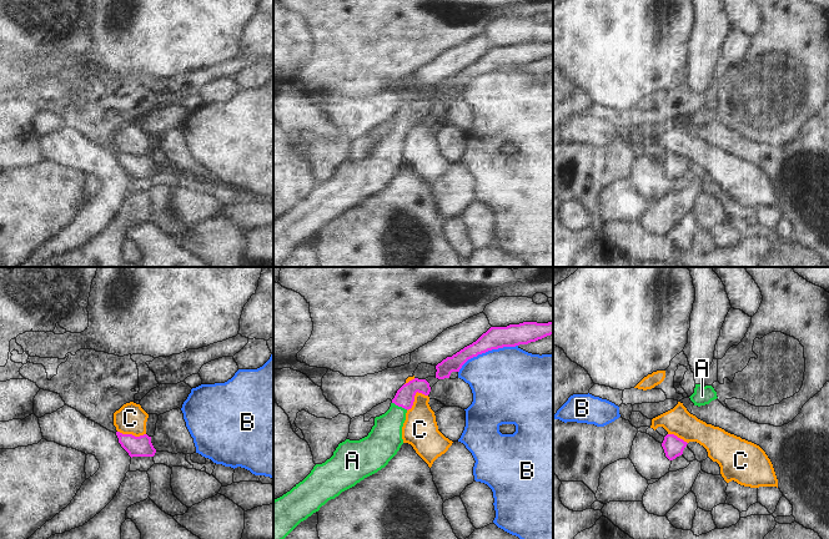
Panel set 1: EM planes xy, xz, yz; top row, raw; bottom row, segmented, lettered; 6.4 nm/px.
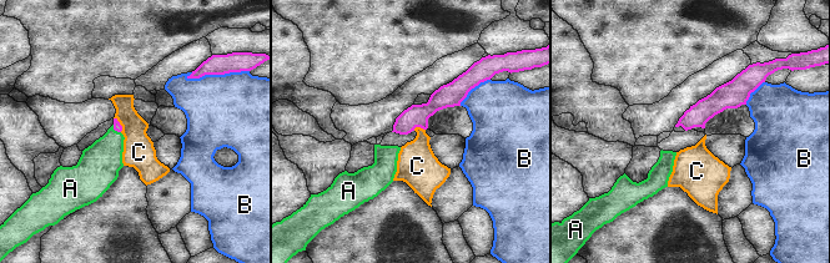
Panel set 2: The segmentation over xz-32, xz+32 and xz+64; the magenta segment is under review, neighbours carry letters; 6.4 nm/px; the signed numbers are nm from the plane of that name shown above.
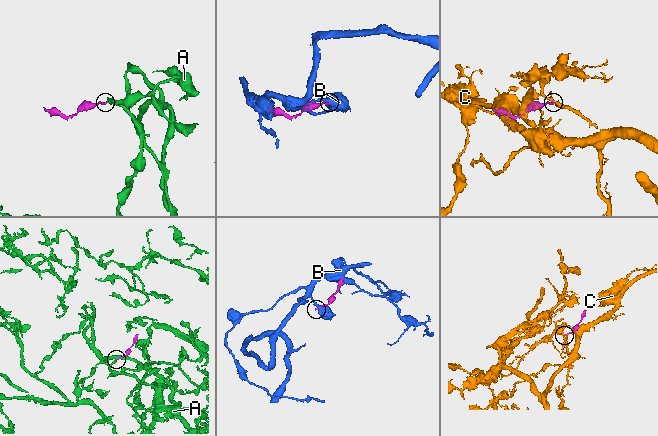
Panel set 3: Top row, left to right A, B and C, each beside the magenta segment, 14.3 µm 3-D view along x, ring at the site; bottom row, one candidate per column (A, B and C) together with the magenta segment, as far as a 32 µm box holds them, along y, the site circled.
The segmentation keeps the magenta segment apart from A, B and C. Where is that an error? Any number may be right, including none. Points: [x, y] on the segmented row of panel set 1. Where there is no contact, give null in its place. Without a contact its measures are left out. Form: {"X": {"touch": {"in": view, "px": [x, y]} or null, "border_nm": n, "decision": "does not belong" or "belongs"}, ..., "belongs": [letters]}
{"A": {"touch": {"in": "xz", "px": [400, 406]}, "border_nm": 120, "decision": "belongs"}, "B": {"touch": {"in": "xz", "px": [486, 351]}, "border_nm": 420, "decision": "does not belong"}, "C": {"touch": {"in": "xz", "px": [413, 397]}, "border_nm": 170, "decision": "does not belong"}, "belongs": ["A"]}

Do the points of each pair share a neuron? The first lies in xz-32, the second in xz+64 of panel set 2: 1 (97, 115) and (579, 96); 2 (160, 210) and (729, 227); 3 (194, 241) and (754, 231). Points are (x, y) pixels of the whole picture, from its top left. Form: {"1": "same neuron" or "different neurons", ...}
{"1": "different neurons", "2": "different neurons", "3": "same neuron"}

